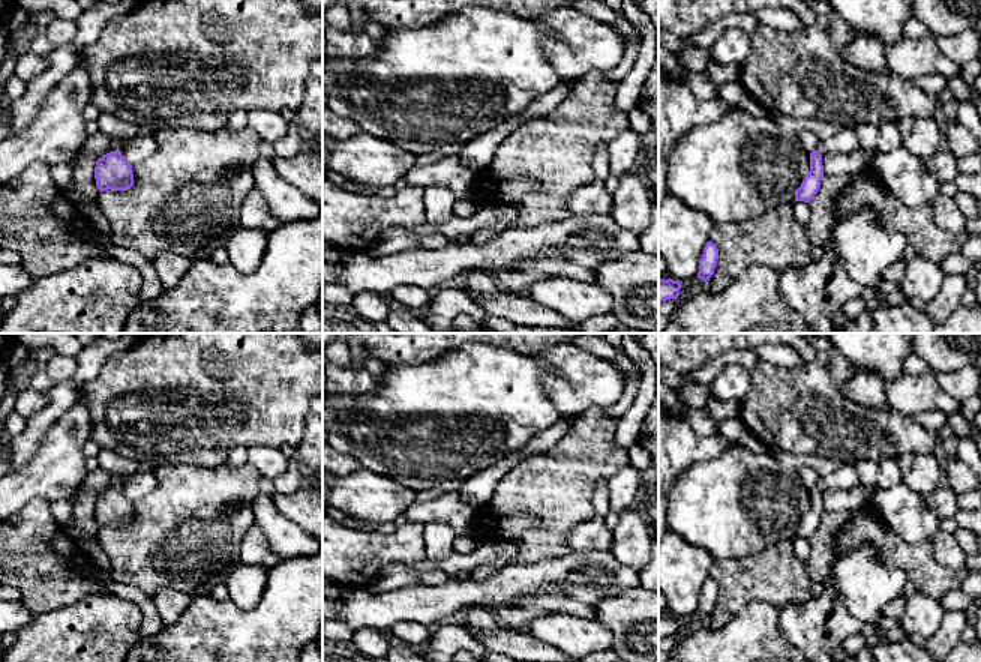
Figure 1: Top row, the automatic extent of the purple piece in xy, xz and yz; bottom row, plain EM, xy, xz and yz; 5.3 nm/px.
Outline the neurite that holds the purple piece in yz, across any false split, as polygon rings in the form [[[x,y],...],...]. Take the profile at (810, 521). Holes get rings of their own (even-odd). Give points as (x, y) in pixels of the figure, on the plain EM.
[[[840,464],[832,473],[819,476],[819,482],[810,489],[810,507],[795,527],[795,537],[810,539],[820,524],[824,513],[822,492],[830,489],[850,489],[860,483],[860,476],[852,464]]]

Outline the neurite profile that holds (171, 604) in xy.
[[[162,588],[152,597],[165,626],[174,624],[189,608],[192,596],[174,588]]]

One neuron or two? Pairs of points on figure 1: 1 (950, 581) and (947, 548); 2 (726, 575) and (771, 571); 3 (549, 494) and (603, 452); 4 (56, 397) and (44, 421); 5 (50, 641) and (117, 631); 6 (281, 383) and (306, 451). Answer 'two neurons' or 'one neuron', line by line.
1: two neurons
2: one neuron
3: one neuron
4: one neuron
5: one neuron
6: two neurons

